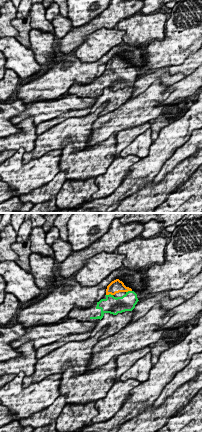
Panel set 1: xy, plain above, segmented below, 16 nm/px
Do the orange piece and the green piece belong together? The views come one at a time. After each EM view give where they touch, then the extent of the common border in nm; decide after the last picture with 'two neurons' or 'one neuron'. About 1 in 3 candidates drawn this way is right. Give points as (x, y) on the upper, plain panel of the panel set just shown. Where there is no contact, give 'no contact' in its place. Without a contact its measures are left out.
(109, 69) | 110 nm

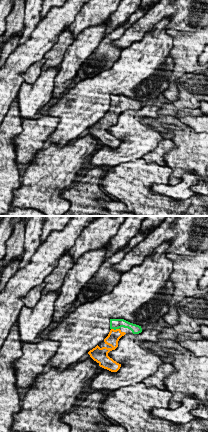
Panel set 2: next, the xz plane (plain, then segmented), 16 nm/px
(116, 105) | 130 nm

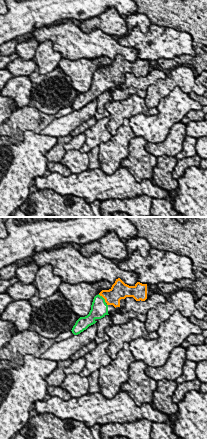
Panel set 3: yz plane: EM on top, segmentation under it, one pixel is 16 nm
(103, 73) | 200 nm

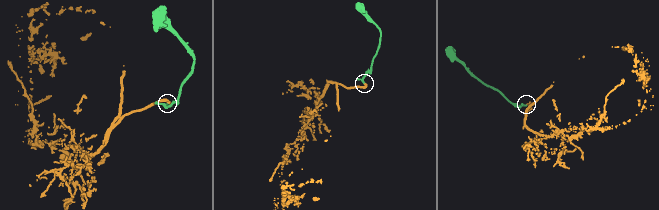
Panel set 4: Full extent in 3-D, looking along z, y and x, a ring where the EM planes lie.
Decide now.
one neuron

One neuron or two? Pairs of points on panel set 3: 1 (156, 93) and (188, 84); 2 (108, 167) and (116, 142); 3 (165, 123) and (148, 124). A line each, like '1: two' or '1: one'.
1: one
2: one
3: one

